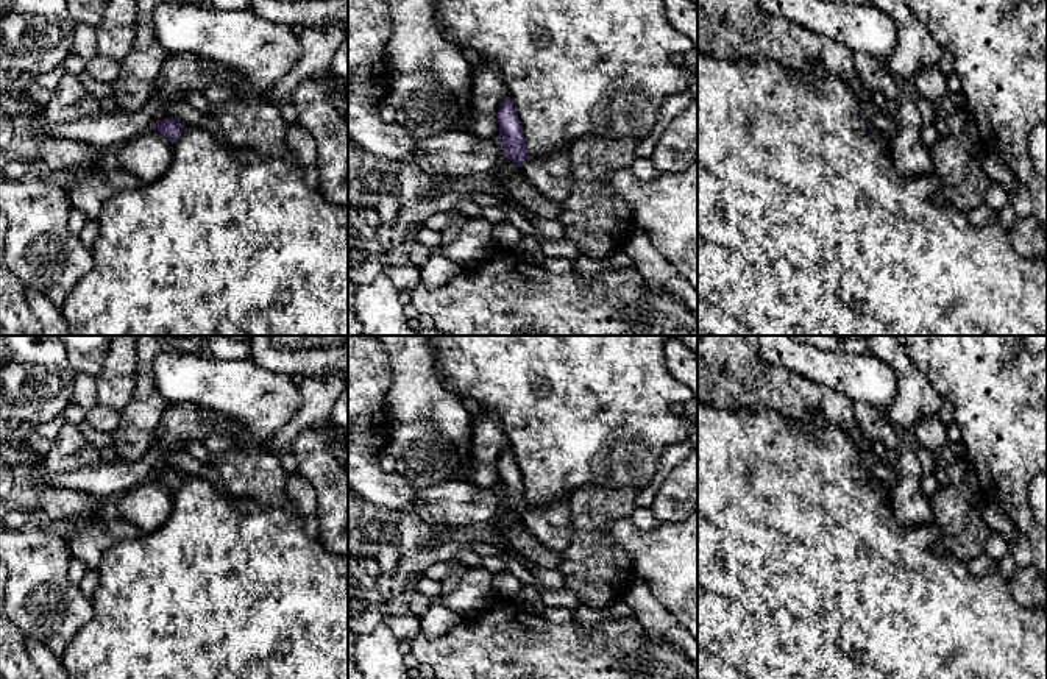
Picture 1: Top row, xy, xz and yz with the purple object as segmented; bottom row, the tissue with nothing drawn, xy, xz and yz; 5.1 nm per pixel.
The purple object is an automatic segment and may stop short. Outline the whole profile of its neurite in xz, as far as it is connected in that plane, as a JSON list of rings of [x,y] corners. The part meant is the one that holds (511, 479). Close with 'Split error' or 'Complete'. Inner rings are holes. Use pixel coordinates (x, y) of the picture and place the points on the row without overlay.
[[[510,446],[499,456],[498,473],[504,509],[516,512],[527,531],[549,549],[562,553],[570,545],[573,532],[571,512],[566,501],[532,507],[527,501],[523,475]]]. Split error

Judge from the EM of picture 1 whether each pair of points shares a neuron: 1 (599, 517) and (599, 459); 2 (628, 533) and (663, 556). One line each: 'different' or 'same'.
1: different
2: same

